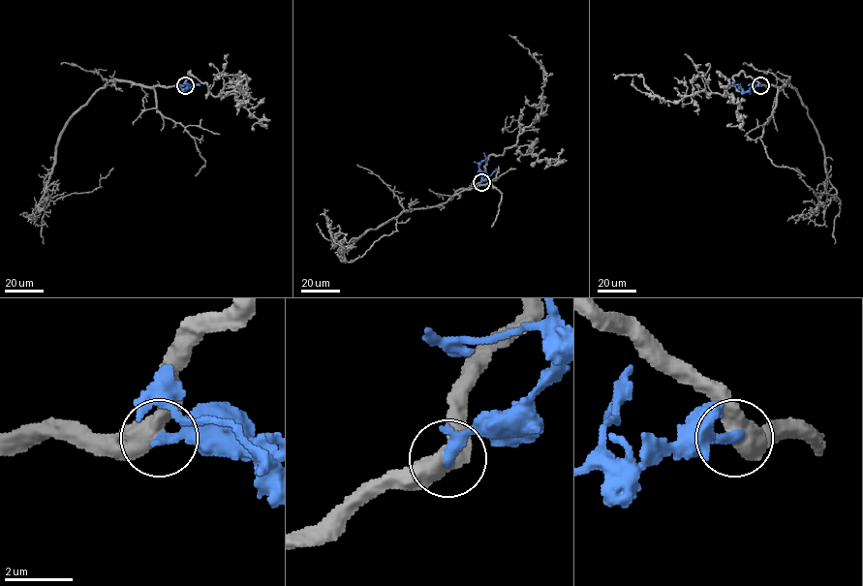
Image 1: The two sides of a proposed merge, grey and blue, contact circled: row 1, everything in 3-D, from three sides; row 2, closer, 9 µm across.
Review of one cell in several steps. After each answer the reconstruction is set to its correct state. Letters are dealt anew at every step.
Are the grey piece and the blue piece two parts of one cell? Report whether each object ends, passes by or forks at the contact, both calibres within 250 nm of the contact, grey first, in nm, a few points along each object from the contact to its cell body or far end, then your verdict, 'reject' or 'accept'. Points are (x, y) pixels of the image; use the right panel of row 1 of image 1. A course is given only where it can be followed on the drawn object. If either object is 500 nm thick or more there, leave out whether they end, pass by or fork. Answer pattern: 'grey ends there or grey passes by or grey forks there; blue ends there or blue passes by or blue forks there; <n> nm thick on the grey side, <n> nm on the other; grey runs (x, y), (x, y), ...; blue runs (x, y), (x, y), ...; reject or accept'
500 nm thick on the grey side, 320 nm on the other; grey runs (760, 85), (779, 87), (788, 80), (795, 88), (818, 137), (826, 175), (840, 201), (814, 192), (796, 168); blue runs (760, 85), (744, 92), (737, 84), (730, 84); reject

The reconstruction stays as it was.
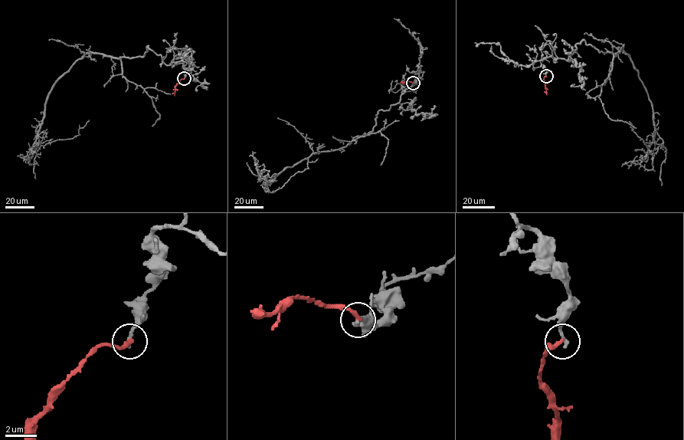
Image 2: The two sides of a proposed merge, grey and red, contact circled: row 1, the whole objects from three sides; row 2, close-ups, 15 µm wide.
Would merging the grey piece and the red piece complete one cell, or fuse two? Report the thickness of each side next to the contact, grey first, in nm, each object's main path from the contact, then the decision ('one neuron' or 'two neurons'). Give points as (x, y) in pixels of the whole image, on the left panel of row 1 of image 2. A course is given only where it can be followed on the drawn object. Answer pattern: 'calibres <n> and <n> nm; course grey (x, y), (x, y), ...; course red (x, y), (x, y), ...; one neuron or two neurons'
calibres 240 and 280 nm; course grey (184, 78), (189, 64), (148, 46), (87, 53), (36, 136), (73, 139), (89, 119); course red (184, 78), (178, 83), (175, 93), (171, 93); two neurons

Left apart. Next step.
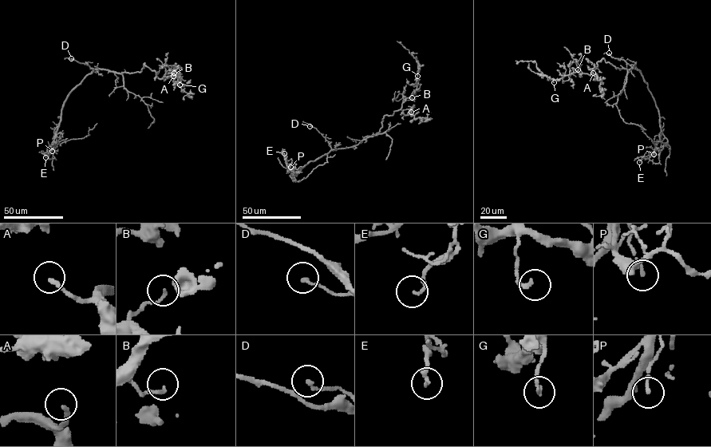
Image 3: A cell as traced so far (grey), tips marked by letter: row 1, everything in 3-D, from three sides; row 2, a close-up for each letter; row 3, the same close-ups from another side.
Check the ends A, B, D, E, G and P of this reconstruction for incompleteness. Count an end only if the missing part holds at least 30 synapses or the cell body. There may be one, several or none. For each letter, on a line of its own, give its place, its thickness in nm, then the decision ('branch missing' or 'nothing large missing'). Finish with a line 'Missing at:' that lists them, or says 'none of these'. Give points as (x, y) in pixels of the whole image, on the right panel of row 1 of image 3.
A: place (593, 73); calibre 180 nm; branch missing
B: place (578, 69); calibre 130 nm; nothing large missing
D: place (609, 53); calibre 150 nm; nothing large missing
E: place (639, 162); calibre 170 nm; nothing large missing
G: place (554, 82); calibre 170 nm; nothing large missing
P: place (653, 154); calibre 150 nm; nothing large missing
Missing at: A

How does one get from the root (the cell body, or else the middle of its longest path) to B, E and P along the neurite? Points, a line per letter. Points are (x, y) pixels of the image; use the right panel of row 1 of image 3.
B: (632, 67), (620, 69), (602, 59), (597, 63), (591, 75), (578, 73), (578, 69)
E: (632, 67), (635, 65), (647, 85), (657, 110), (661, 128), (654, 152), (649, 158), (643, 156), (639, 162)
P: (632, 67), (635, 65), (640, 71), (658, 111), (661, 138), (653, 154)

